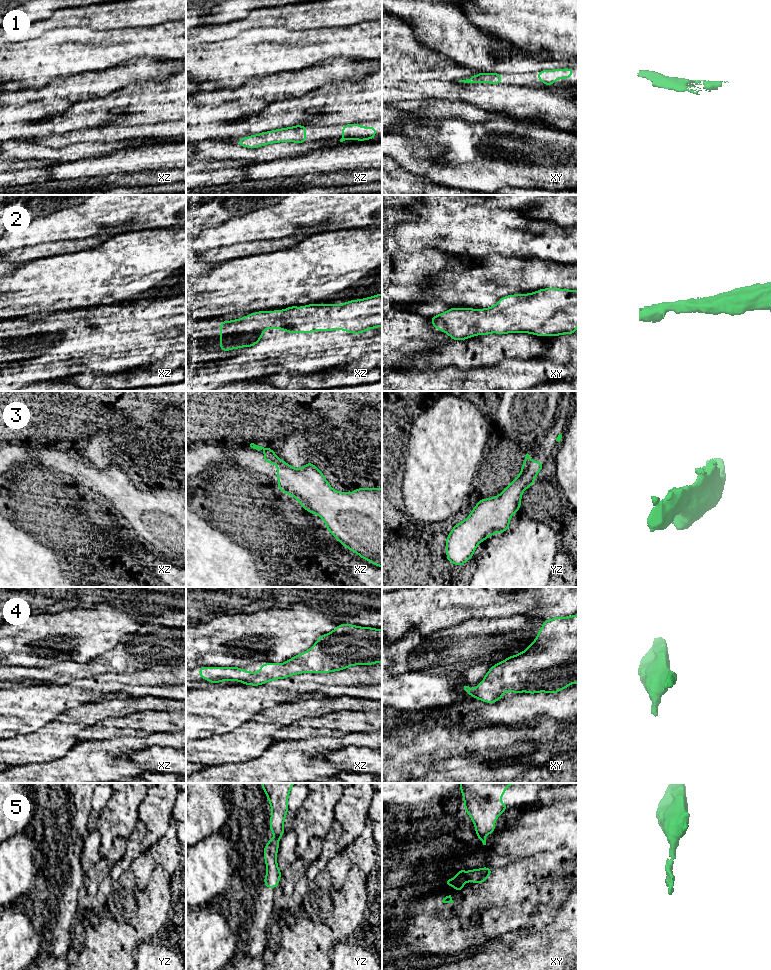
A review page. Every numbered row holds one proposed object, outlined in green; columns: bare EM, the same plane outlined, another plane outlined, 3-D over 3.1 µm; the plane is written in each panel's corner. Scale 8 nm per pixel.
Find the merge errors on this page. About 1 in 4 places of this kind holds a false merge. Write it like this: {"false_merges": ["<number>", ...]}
{"false_merges": []}

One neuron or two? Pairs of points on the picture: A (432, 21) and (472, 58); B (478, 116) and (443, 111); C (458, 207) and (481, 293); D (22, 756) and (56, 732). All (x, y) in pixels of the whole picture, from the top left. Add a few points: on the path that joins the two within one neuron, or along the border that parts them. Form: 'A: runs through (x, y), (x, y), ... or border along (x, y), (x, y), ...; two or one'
A: runs through (442, 28), (462, 48); one
B: runs through (469, 113), (467, 111), (452, 111); one
C: border along (495, 254), (472, 257); two
D: runs through (30, 748), (41, 747), (48, 740); one

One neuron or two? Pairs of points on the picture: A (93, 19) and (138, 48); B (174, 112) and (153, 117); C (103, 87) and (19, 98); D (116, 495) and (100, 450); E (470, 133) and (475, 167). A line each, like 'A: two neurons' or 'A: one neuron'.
A: two neurons
B: one neuron
C: one neuron
D: two neurons
E: one neuron

